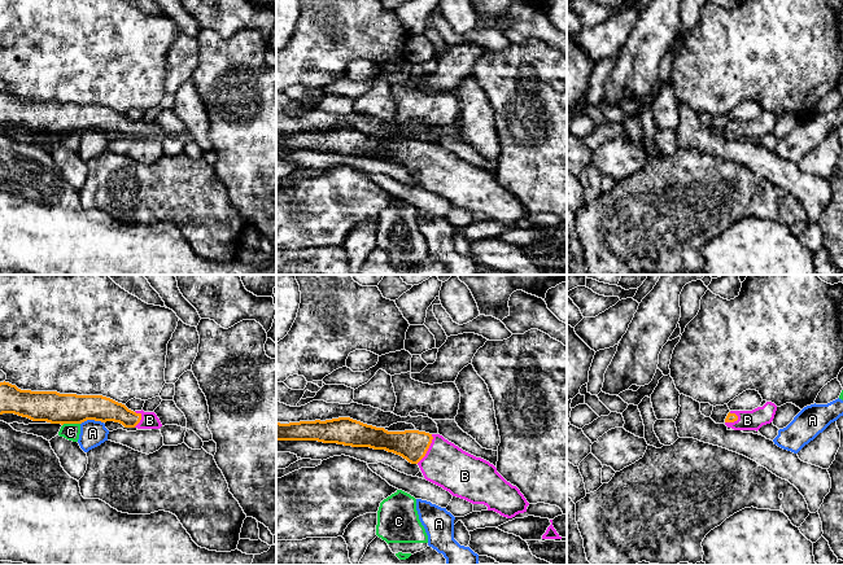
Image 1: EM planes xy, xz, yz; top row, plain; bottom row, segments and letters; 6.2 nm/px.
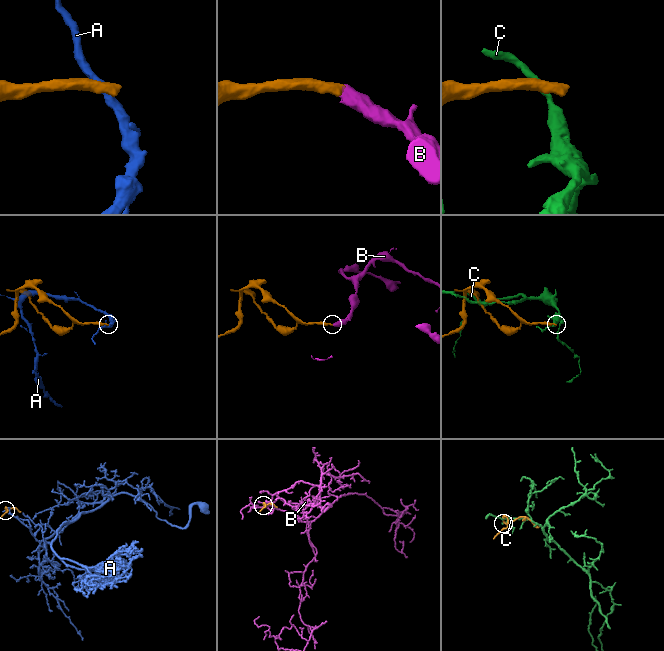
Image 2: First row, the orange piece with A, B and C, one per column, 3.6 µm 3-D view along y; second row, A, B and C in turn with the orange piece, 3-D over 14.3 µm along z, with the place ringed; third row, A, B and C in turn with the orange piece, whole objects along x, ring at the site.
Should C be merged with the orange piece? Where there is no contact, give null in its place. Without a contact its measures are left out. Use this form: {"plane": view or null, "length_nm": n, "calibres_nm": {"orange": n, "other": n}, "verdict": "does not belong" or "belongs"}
{"plane": "xy", "length_nm": 110, "calibres_nm": {"orange": 190, "other": 100}, "verdict": "does not belong"}

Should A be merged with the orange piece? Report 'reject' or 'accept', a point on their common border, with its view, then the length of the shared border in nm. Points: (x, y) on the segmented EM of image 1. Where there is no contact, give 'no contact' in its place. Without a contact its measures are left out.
reject; contact xy (91, 419); length 140 nm

